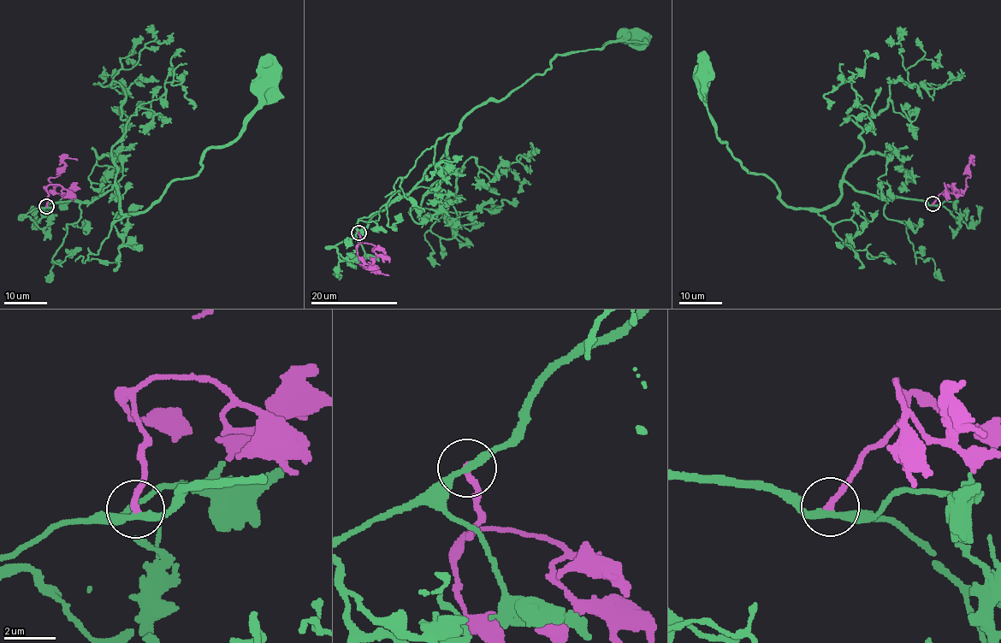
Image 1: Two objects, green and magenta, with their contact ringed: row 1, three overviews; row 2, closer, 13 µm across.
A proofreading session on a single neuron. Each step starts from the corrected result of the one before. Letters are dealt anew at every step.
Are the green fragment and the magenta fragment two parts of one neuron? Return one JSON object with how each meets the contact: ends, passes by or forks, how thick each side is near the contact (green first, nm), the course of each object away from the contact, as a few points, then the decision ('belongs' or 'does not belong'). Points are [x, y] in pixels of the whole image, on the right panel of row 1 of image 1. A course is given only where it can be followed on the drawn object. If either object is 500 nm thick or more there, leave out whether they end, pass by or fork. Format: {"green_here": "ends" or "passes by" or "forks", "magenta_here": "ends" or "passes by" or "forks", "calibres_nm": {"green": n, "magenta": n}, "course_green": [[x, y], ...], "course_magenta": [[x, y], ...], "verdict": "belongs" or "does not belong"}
{"green_here": "passes by", "magenta_here": "ends", "calibres_nm": {"green": 260, "magenta": 280}, "course_green": [[932, 204], [882, 199], [845, 181], [820, 209], [790, 207], [720, 142], [705, 73]], "course_magenta": [[932, 203], [947, 186], [964, 190], [966, 179], [970, 176], [969, 162], [974, 161]], "verdict": "belongs"}

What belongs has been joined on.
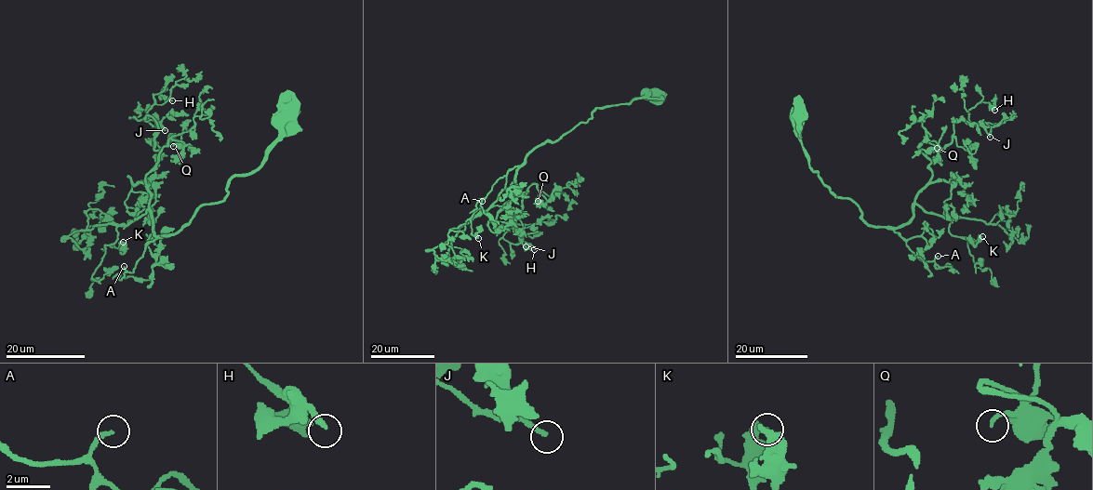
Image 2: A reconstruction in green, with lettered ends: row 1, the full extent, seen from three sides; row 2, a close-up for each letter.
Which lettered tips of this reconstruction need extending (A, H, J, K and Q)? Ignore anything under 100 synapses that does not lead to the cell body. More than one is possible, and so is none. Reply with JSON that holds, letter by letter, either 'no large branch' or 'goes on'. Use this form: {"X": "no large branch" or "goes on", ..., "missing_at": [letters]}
{"A": "goes on", "H": "no large branch", "J": "no large branch", "K": "no large branch", "Q": "no large branch", "missing_at": ["A"]}

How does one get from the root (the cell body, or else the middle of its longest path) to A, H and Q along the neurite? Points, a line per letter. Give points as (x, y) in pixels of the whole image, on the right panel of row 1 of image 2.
A: (800, 113), (803, 151), (834, 195), (858, 206), (870, 225), (890, 227), (922, 260), (938, 256)
H: (800, 113), (820, 180), (870, 225), (894, 228), (931, 177), (926, 153), (979, 102), (994, 110)
Q: (800, 113), (812, 169), (873, 226), (910, 219), (931, 177), (917, 147), (934, 140), (937, 148)

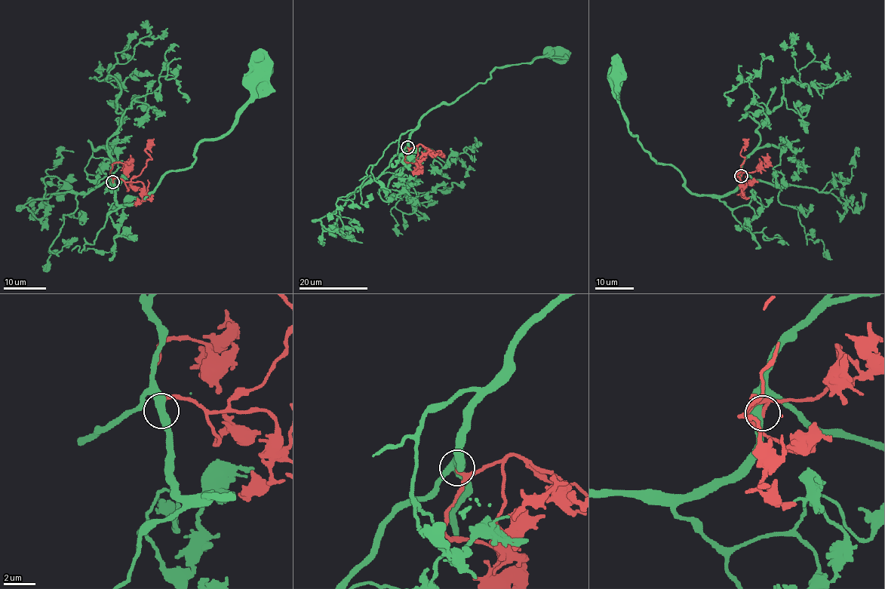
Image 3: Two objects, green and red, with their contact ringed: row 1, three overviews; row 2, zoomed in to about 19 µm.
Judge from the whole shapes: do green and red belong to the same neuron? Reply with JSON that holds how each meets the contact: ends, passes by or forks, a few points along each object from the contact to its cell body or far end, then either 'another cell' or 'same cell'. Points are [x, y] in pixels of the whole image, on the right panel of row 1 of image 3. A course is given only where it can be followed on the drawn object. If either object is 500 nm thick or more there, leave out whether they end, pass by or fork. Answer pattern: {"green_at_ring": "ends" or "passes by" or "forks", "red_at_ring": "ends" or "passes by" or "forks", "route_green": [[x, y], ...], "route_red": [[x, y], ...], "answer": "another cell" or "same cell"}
{"route_green": [[740, 175], [740, 184], [720, 196], [689, 190], [683, 175], [657, 163], [631, 136], [620, 108], [618, 74]], "route_red": [[741, 175], [742, 173], [735, 176], [745, 158], [740, 154], [748, 139]], "answer": "same cell"}

